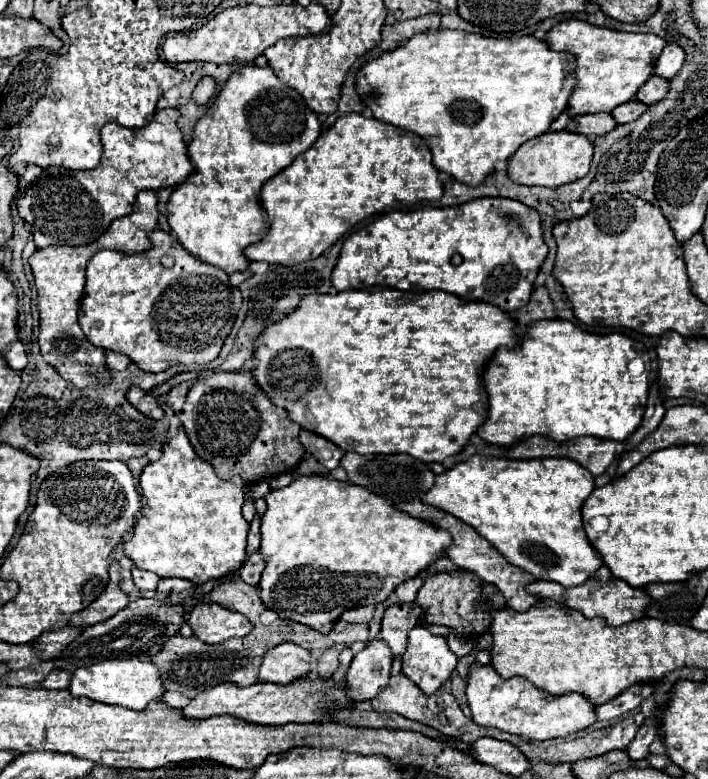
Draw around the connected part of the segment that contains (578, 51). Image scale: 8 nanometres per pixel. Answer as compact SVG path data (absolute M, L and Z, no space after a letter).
M578 18L558 22L546 34L546 44L558 52L576 56L576 88L568 100L570 114L596 114L612 112L616 106L632 100L640 86L654 74L656 56L668 44L656 34L616 32L602 26L588 24Z

